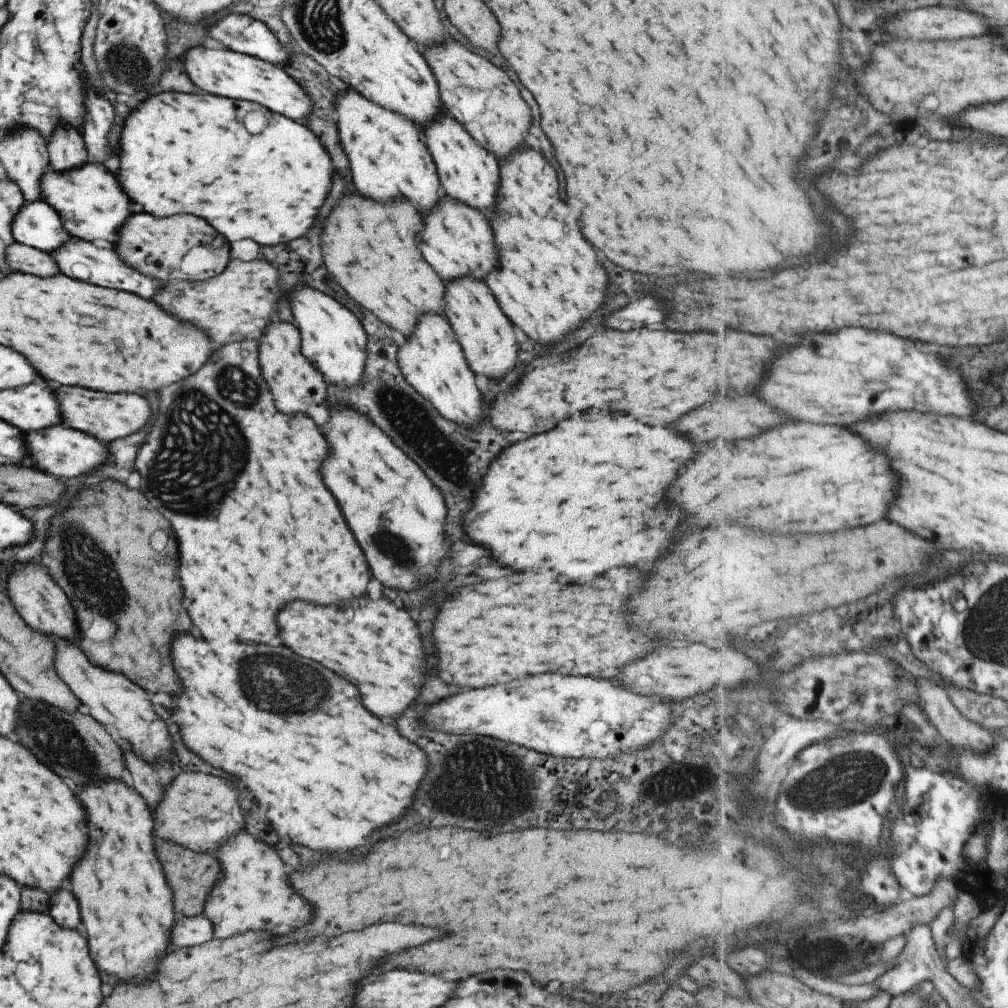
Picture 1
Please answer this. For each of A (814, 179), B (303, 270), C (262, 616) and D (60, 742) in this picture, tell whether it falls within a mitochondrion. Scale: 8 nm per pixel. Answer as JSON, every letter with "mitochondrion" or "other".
{"A":"other","B":"other","C":"other","D":"mitochondrion"}

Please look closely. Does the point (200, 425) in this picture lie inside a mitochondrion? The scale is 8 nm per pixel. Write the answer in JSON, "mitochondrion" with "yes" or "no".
{"mitochondrion":"yes"}

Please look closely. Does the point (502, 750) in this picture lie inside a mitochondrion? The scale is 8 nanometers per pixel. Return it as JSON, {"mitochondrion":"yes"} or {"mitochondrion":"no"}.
{"mitochondrion":"yes"}

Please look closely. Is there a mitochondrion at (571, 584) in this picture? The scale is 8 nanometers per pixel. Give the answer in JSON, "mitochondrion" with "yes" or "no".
{"mitochondrion":"no"}

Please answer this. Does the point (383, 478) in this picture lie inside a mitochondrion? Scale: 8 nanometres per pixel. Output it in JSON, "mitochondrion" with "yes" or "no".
{"mitochondrion":"no"}

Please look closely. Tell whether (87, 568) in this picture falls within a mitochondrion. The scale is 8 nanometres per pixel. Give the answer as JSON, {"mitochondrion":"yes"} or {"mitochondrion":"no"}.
{"mitochondrion":"yes"}

